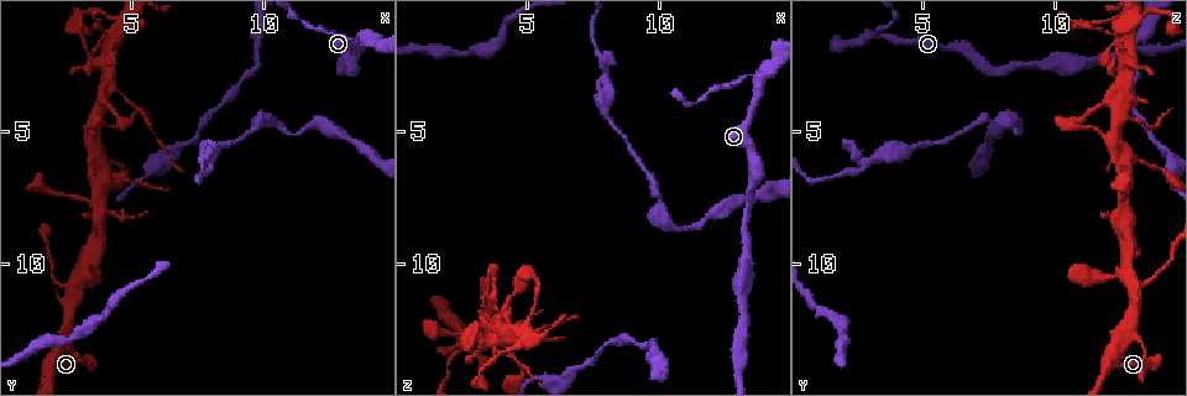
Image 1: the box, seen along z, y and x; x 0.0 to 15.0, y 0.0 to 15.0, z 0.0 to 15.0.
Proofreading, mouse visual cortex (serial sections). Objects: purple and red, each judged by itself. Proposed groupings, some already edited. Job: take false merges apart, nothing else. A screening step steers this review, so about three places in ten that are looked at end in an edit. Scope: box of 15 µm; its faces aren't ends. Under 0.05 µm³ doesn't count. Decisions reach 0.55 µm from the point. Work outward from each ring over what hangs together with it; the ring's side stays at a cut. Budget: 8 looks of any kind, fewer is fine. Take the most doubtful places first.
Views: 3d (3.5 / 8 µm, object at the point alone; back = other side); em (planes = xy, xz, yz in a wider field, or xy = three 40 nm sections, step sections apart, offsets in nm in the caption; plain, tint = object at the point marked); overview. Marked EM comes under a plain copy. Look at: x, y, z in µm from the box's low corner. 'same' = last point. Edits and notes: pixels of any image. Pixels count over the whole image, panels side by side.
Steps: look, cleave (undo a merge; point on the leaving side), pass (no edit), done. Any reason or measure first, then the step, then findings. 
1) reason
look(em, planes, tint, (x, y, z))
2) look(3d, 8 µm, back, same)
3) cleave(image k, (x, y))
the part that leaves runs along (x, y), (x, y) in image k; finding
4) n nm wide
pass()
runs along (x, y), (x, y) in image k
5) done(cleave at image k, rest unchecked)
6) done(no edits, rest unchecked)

three-way junction
look(3d, 3.5 µm, back, (13.8, 1.4, 2.9))

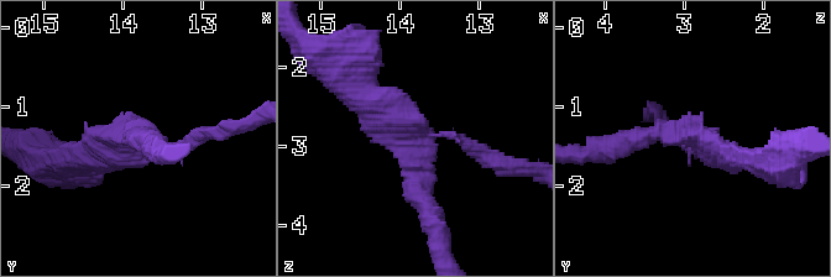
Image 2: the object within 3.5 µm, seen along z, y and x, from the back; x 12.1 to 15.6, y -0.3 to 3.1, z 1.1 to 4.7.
3 arms; arms of 150, 300, 350 nm
look(em, xy, step 5, tint, (13.80, 1.30, 2.95))

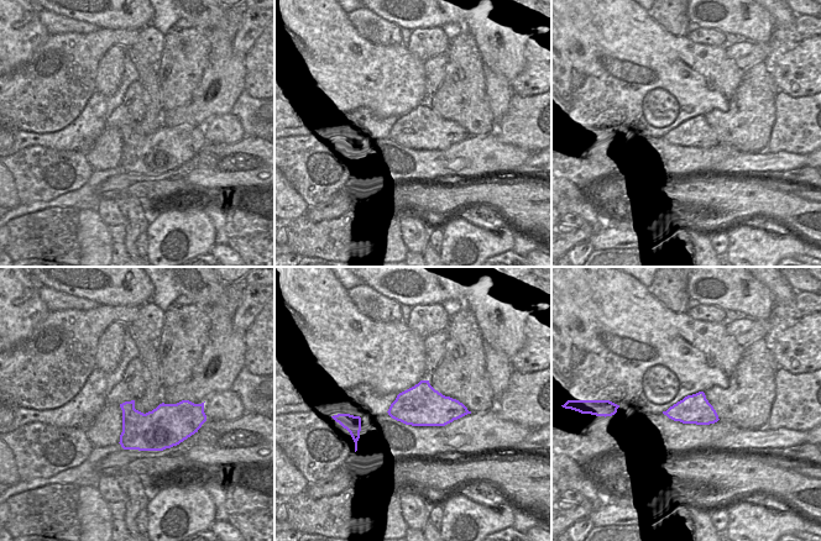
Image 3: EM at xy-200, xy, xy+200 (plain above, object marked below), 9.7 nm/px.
cleave(image 2, (202, 134))
two cells meet here

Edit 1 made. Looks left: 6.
three arms meet
look(3d, 8 µm, back, (2.8, 11.1, 12.9))

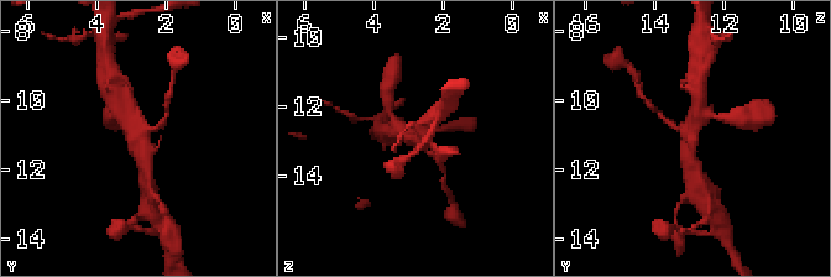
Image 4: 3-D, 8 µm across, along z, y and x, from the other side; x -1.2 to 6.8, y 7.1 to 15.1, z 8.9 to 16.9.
shape alone is not enough
look(em, xy, step 1, tint, (2.8, 11.1, 13.0))

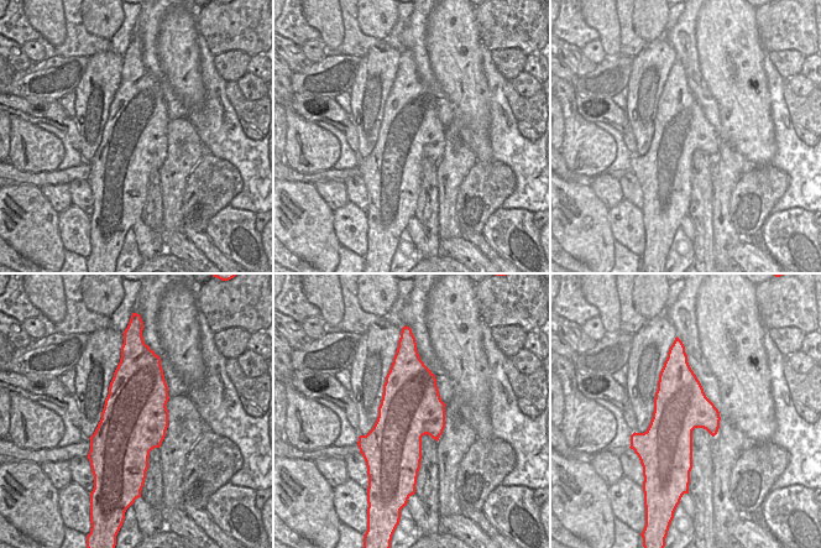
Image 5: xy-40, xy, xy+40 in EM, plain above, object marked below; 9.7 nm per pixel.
600 nm wide
pass()
runs along (146, 168), (145, 144), (118, 109) in image 4; all the same cell

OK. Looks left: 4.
looks like a crossing
look(3d, 3.5 µm, (3.9, 6.2, 12.9))

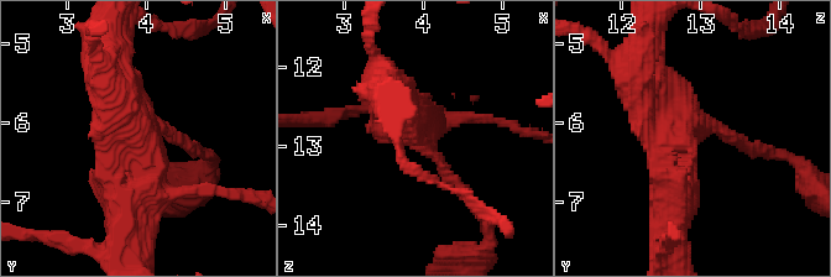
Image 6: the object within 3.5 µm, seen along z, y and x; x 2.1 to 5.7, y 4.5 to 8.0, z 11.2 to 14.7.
4 arms; arms of 150, 200, 450, 500 nm
look(em, xy, step 5, tint, (4.05, 6.15, 12.85))

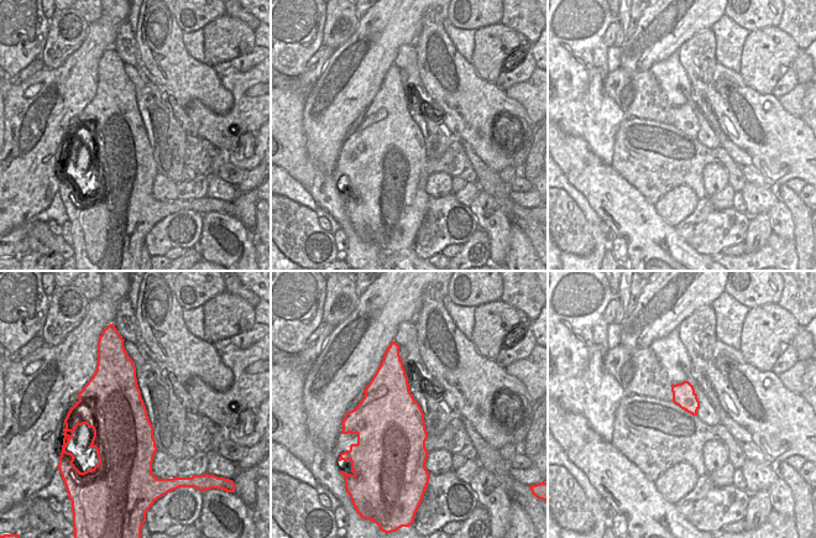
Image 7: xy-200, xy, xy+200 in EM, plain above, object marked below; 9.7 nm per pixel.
pass()
runs along (670, 215), (677, 151), (632, 82) in image 6; all the same cell

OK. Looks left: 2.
done(cleave at image 2, rest unchecked)

